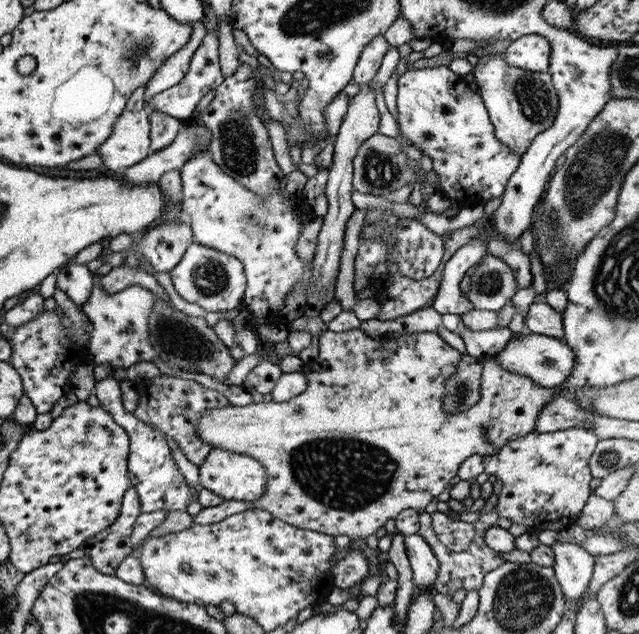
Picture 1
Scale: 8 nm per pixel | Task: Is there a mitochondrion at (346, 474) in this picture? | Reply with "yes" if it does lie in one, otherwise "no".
yes

